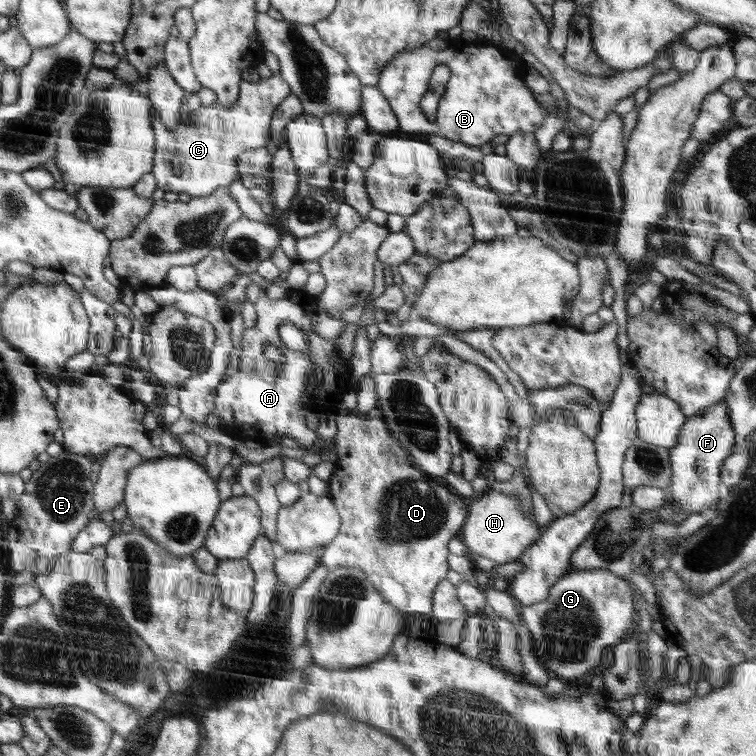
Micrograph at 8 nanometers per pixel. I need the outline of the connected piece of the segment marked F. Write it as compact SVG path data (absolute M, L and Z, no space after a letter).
M715 404L698 417L688 417L682 429L676 446L669 449L671 460L671 484L668 487L670 502L673 509L686 516L693 512L700 513L711 506L716 507L720 502L722 489L720 469L724 459L732 454L736 436L730 420L728 420L727 404Z

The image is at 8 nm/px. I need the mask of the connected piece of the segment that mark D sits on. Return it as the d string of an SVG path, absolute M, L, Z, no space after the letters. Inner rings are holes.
M378 406L366 412L364 415L366 418L361 418L361 414L362 413L355 408L345 411L340 410L336 415L338 434L336 434L334 439L337 450L337 460L334 462L334 473L328 481L328 494L336 510L339 512L341 525L339 526L339 531L336 533L336 536L326 546L322 547L319 560L320 564L328 568L329 571L338 567L356 567L363 570L364 574L369 578L369 581L374 585L374 588L384 597L384 600L386 600L388 604L395 606L401 612L403 616L401 623L405 624L409 614L423 615L432 612L435 588L442 579L446 578L446 574L448 574L448 570L450 570L448 559L446 558L449 553L449 542L454 537L460 537L465 520L467 519L468 505L464 498L455 495L450 489L448 490L444 488L444 486L438 485L433 476L429 476L414 465L409 453L391 436L390 430L386 427L386 423L384 423L382 413L380 413Z

